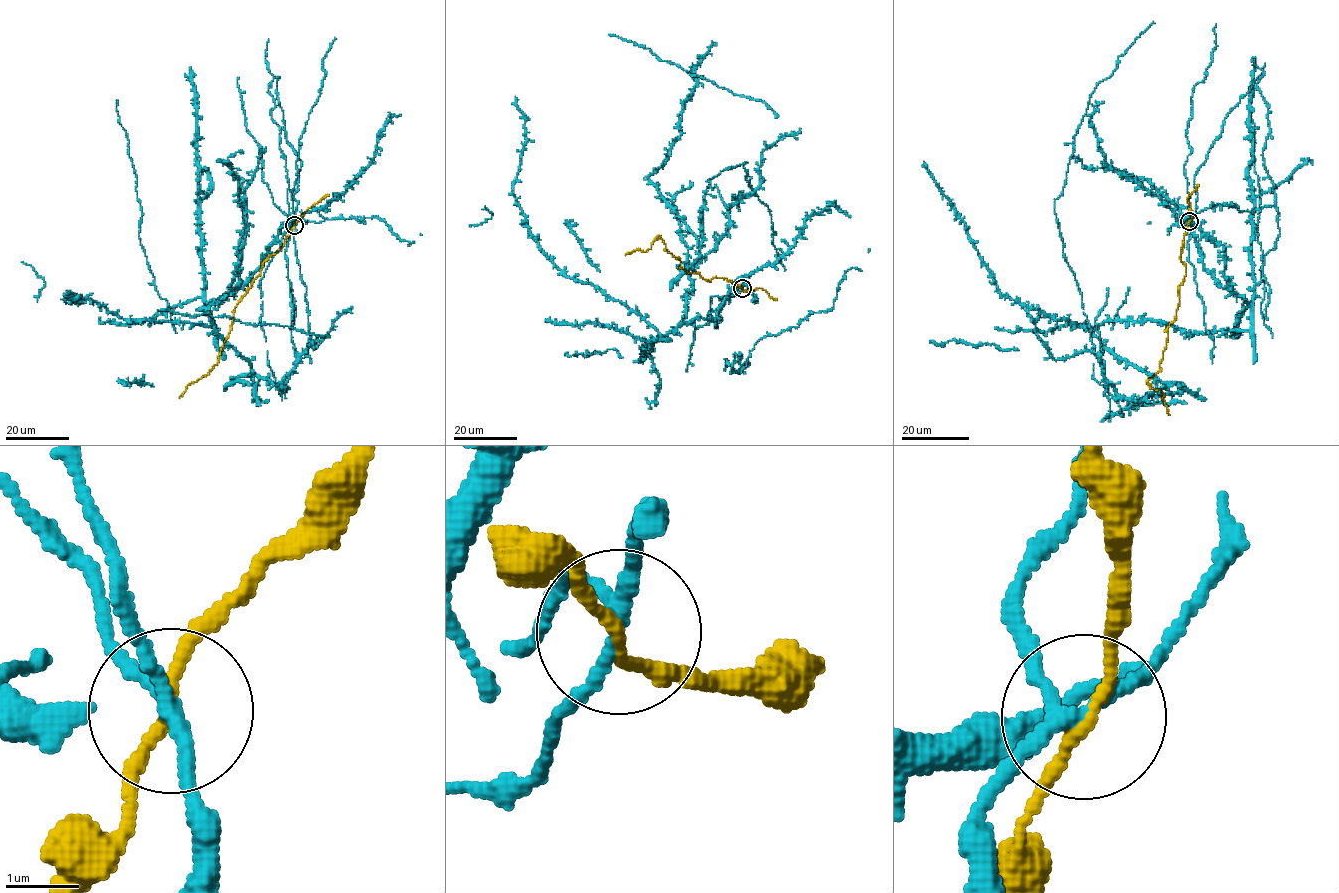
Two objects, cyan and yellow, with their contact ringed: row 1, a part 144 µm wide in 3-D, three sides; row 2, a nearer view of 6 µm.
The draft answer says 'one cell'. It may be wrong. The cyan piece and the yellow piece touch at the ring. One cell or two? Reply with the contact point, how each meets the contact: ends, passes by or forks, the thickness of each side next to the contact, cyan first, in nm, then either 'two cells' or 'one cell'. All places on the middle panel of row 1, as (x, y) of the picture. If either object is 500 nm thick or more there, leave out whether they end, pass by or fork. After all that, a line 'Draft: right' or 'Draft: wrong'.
(742, 288) | cyan forks | yellow passes by | 180/150 nm | one cell
Draft: right

